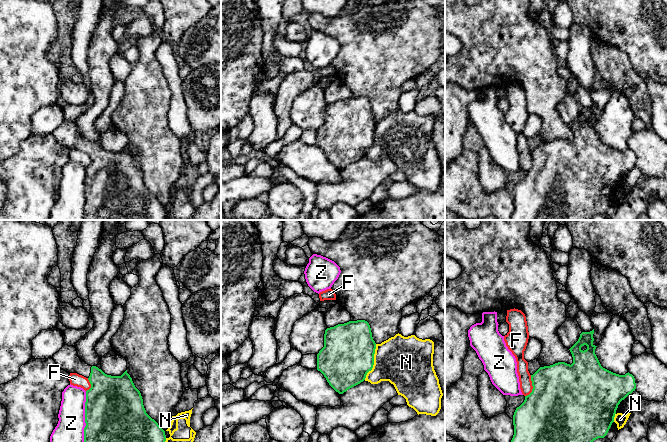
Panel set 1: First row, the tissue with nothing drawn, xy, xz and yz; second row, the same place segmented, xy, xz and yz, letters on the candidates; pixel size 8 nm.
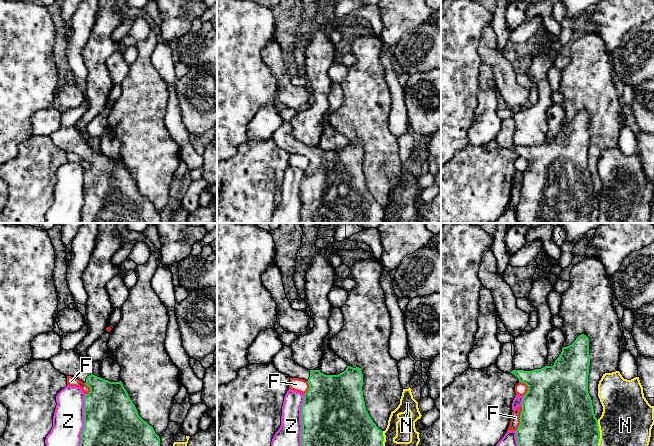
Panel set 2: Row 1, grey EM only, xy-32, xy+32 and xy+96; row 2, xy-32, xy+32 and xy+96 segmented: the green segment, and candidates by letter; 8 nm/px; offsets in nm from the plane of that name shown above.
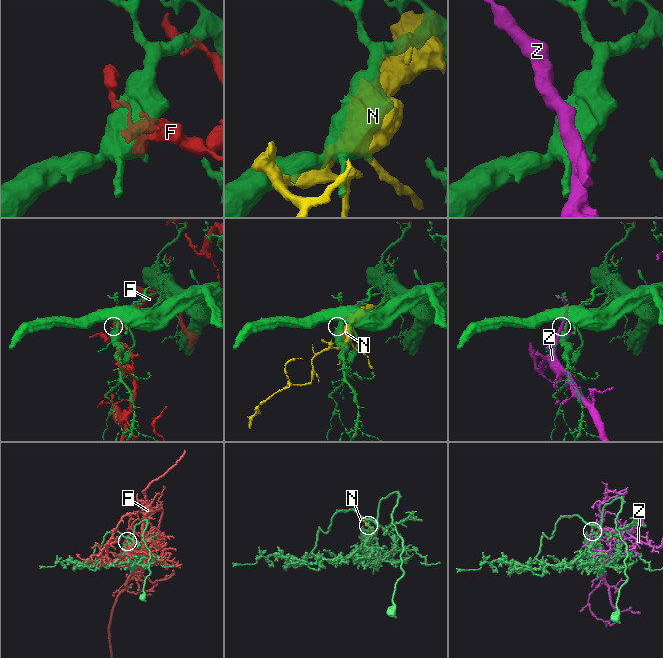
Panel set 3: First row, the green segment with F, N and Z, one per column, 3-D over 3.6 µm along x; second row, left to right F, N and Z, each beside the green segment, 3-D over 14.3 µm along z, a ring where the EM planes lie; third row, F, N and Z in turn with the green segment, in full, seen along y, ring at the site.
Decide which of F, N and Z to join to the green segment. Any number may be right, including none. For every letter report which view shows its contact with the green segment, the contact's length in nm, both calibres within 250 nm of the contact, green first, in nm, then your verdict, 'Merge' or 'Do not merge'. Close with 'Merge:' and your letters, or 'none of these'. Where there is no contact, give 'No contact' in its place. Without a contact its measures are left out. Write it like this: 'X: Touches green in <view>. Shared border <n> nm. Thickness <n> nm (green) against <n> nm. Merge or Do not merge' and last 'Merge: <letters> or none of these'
F: Touches green in yz. Shared border 180 nm. Thickness 480 nm (green) against 100 nm. Do not merge
N: Touches green in xz. Shared border 300 nm. Thickness 420 nm (green) against 400 nm. Do not merge
Z: Touches green in xy. Shared border 400 nm. Thickness 480 nm (green) against 220 nm. Do not merge
Merge: none of these

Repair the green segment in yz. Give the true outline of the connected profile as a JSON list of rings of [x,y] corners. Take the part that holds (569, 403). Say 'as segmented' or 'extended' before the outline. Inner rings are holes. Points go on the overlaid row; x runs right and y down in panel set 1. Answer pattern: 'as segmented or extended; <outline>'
as segmented; [[[594,329],[582,332],[578,341],[569,349],[573,363],[558,362],[540,367],[531,375],[532,392],[516,408],[513,415],[514,435],[511,442],[593,442],[604,438],[612,423],[618,405],[636,389],[635,378],[629,372],[619,375],[603,368],[595,354]]]

